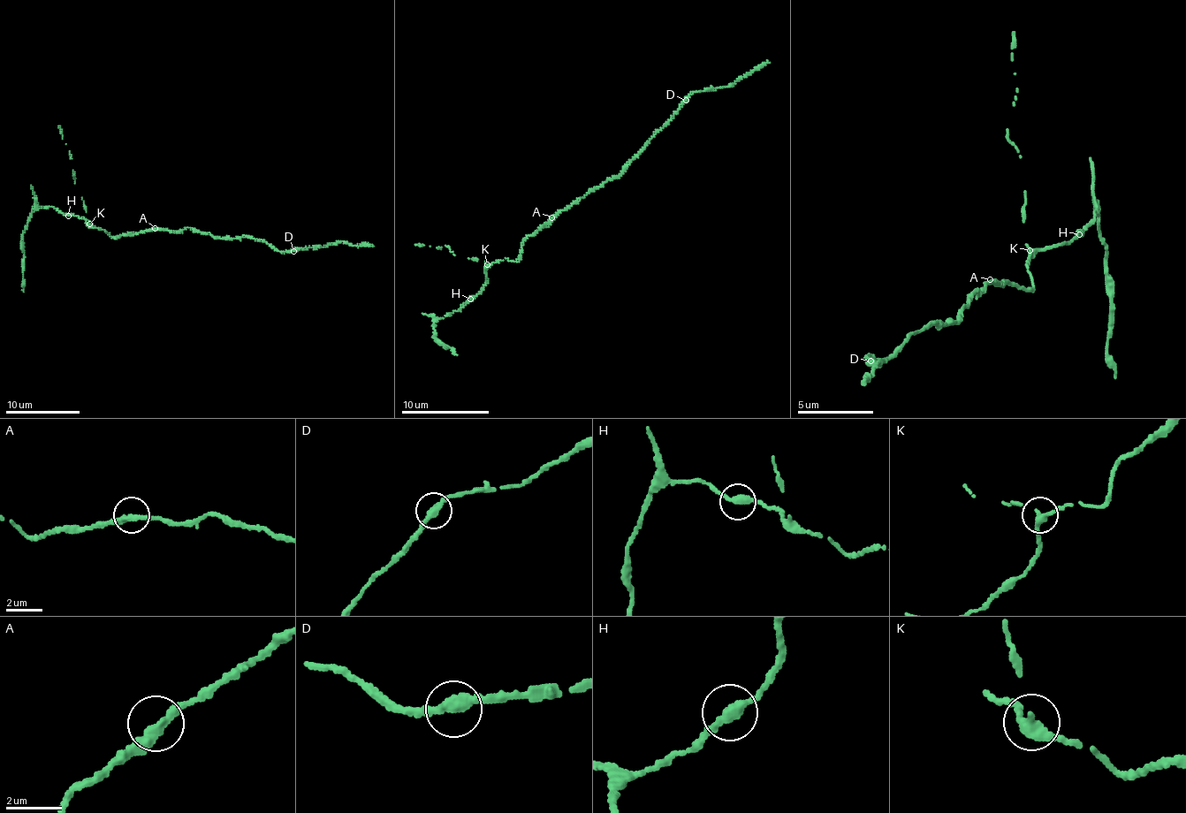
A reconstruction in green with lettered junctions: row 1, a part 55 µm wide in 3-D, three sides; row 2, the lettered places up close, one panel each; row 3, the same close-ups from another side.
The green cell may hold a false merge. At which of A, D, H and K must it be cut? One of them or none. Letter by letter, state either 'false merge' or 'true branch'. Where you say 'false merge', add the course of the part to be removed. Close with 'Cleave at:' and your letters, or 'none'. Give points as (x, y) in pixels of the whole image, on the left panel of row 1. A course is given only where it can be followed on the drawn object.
A: true branch
D: true branch
H: true branch
K: false merge
Cleave at: K

